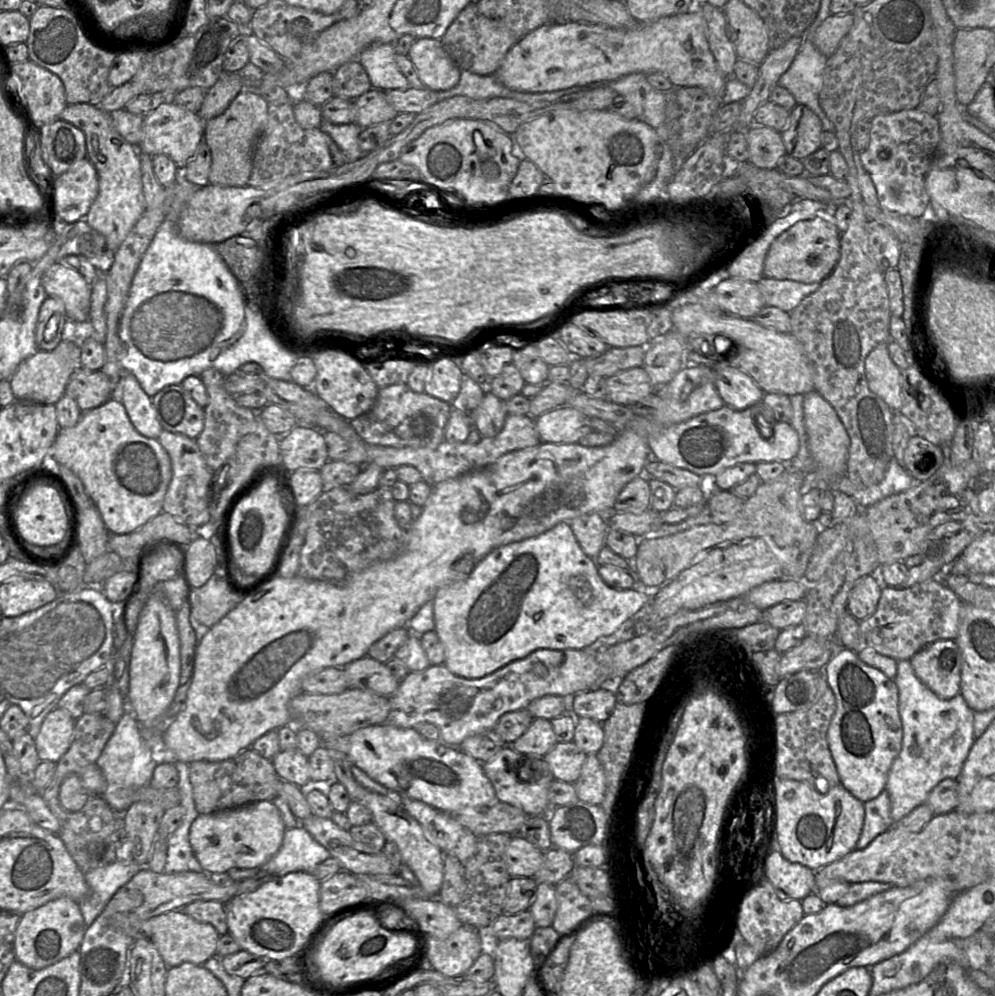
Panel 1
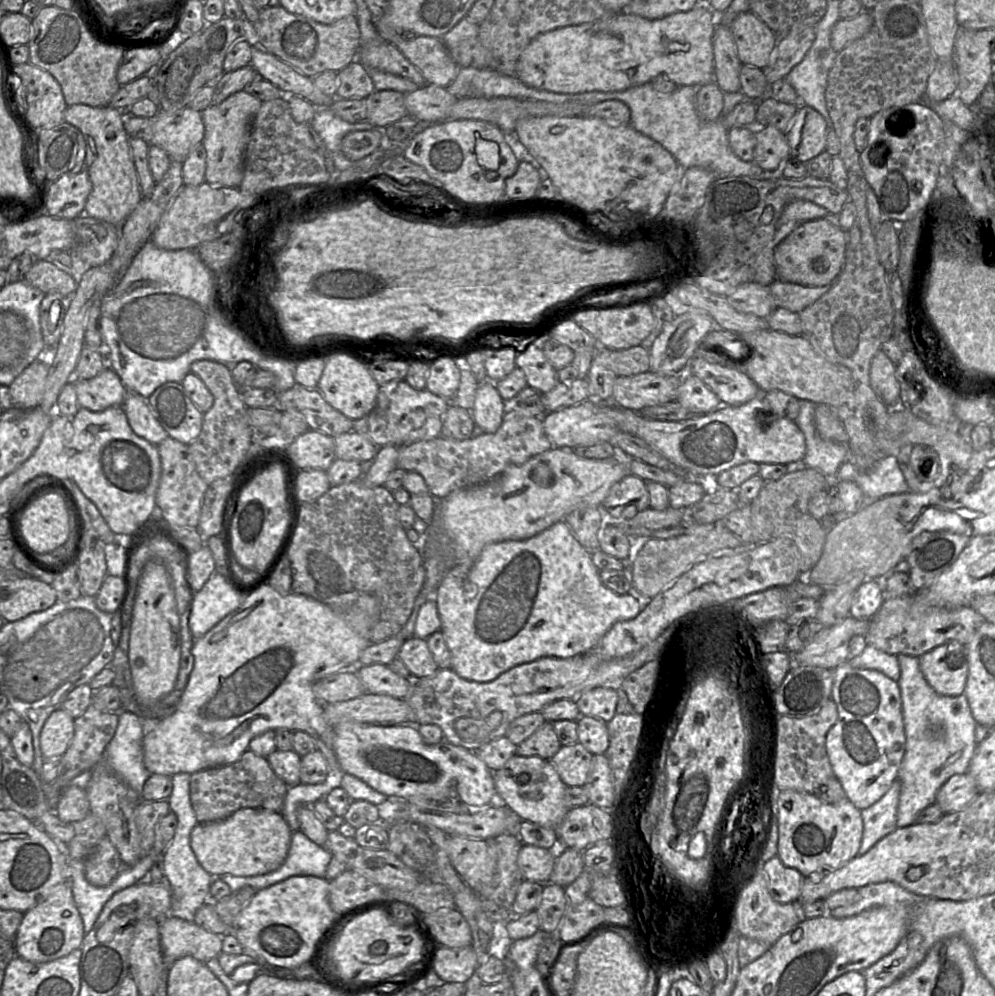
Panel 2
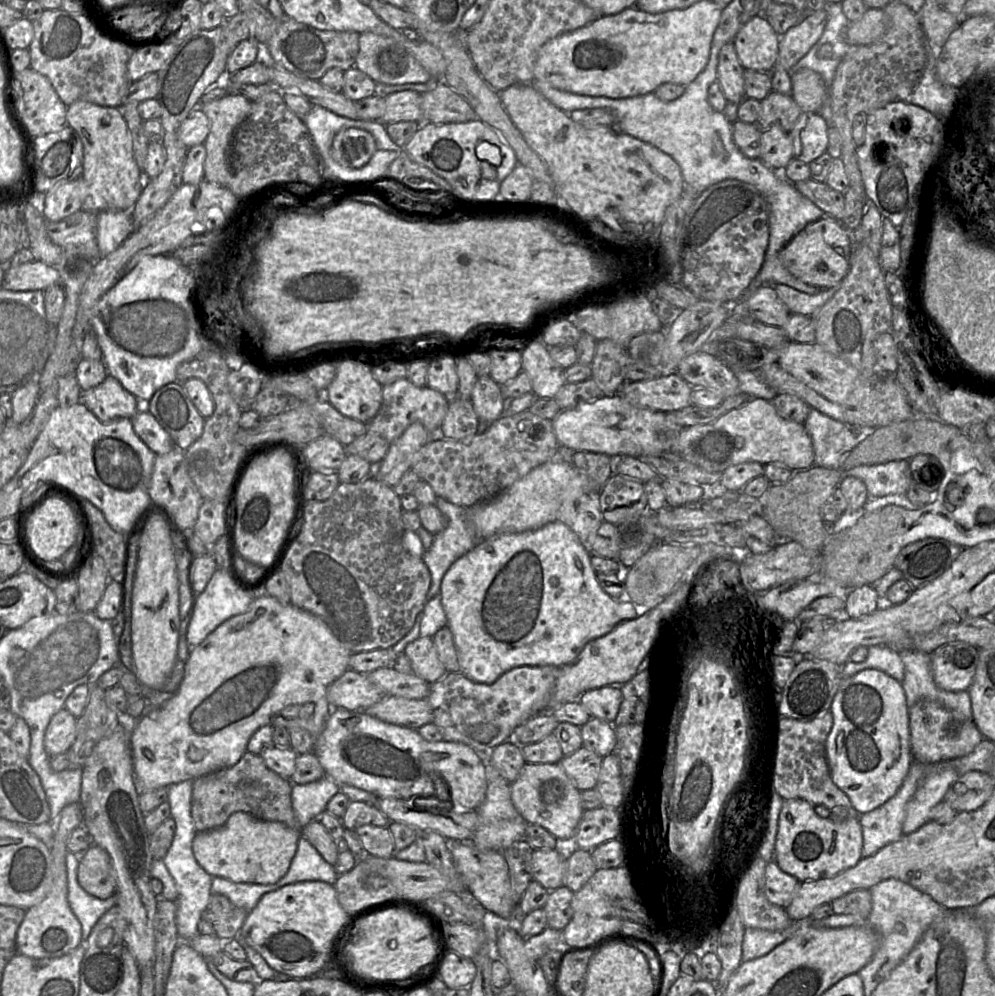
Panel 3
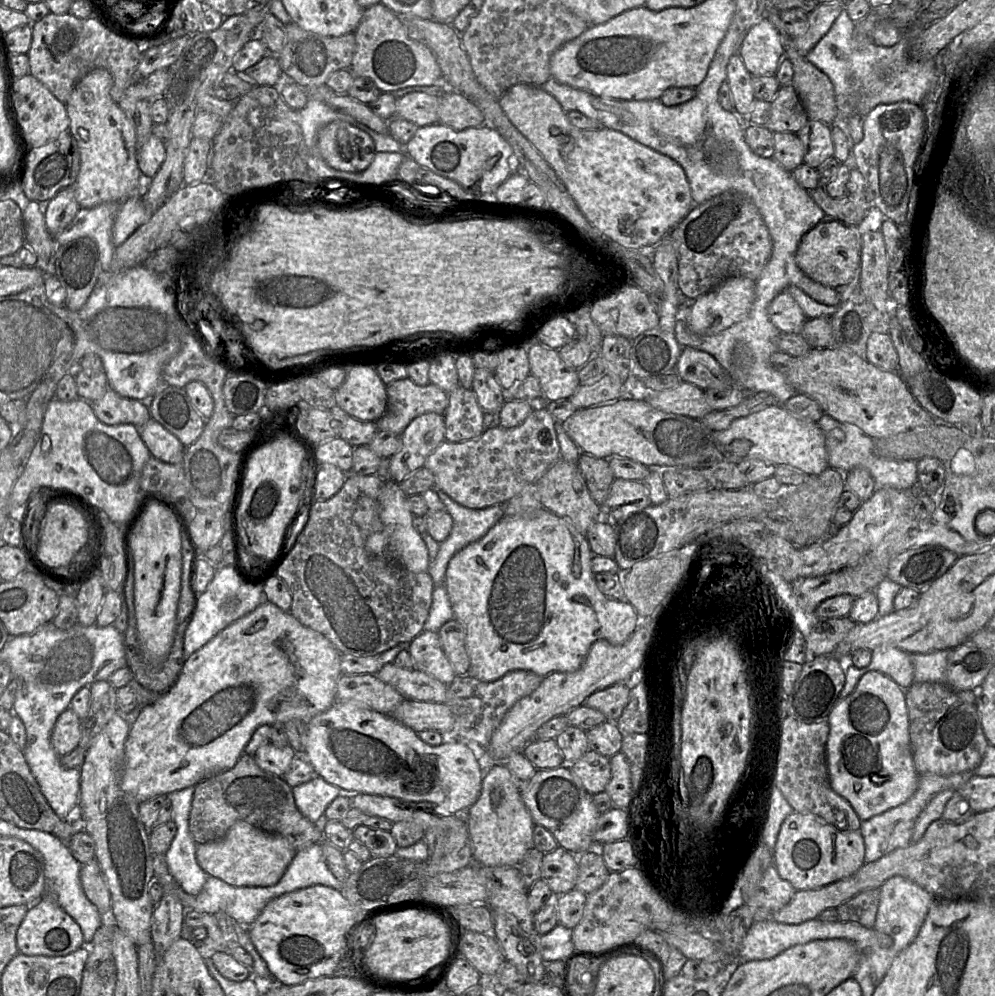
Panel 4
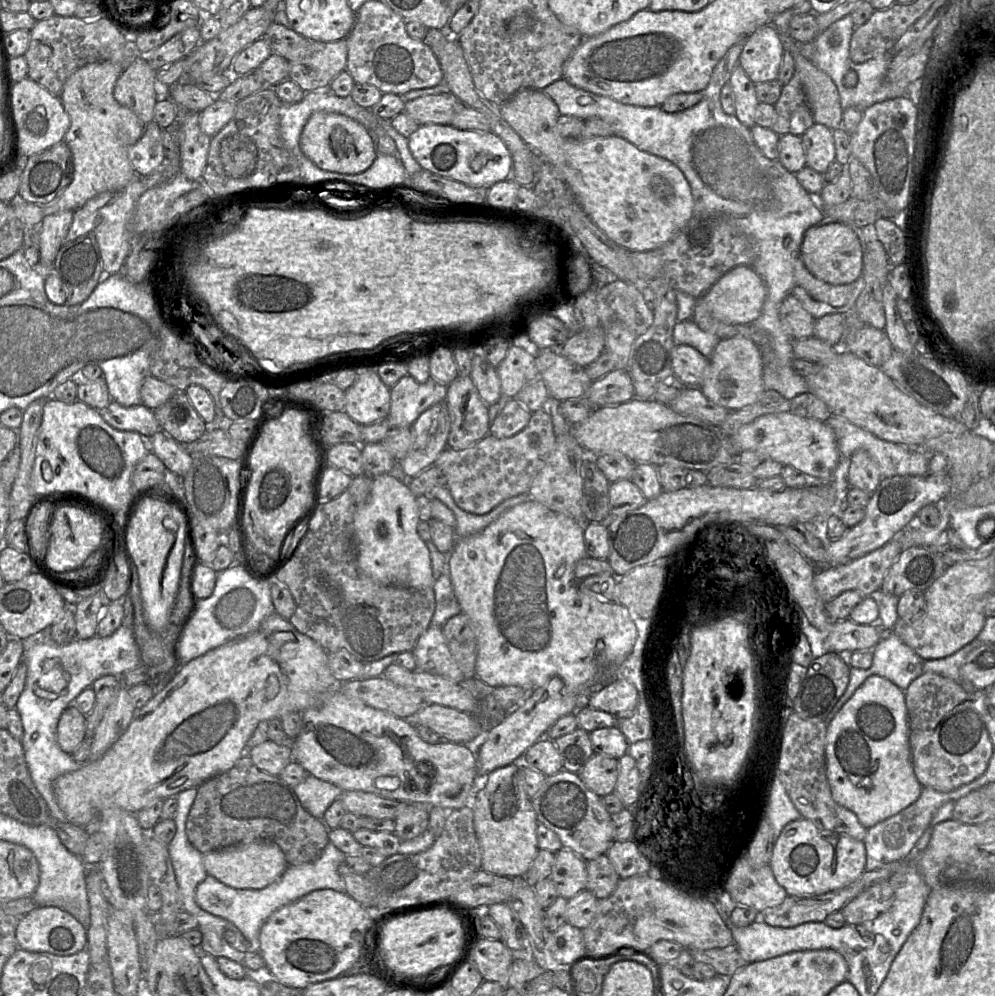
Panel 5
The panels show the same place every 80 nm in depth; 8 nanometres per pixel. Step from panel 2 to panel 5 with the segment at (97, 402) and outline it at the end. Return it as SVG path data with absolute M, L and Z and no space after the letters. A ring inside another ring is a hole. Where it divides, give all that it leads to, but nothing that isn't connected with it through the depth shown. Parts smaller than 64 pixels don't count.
M111 401L106 408L99 410L99 413L105 422L113 428L137 432L145 439L149 439L161 429L153 410L142 403L124 407Z

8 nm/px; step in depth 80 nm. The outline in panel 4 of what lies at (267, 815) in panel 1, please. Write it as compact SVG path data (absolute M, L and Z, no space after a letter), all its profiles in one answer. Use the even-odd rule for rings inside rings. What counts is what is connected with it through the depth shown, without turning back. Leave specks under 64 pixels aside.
M239 820L223 838L197 844L196 860L207 874L230 885L268 887L279 882L296 853L297 850L282 835L265 832Z

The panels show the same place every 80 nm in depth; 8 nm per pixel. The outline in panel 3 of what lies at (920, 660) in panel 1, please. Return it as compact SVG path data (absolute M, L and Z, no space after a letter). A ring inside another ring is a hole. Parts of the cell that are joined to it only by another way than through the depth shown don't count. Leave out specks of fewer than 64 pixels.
M956 641L942 645L930 653L931 670L938 688L968 691L979 660L979 649Z

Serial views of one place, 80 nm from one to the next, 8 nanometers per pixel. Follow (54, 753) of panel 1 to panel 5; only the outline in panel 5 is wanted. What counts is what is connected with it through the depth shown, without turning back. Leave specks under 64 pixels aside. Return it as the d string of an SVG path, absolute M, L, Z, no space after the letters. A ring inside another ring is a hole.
M74 705L61 714L57 725L57 742L67 754L72 754L86 735L86 716Z

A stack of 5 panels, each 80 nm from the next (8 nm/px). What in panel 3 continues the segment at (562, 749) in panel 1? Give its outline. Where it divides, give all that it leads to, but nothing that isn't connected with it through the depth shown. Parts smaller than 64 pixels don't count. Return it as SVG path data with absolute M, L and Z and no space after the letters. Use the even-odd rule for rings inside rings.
M582 746L573 754L564 756L559 764L578 790L590 790L596 787L602 758Z

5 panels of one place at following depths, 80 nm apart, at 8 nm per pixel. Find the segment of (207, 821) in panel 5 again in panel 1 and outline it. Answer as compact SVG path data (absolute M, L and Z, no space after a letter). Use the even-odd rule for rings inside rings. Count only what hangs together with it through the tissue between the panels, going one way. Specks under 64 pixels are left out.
M251 747L224 761L191 762L189 780L195 807L199 814L209 814L262 800L272 801L279 795L279 784L282 781L271 760L262 757Z

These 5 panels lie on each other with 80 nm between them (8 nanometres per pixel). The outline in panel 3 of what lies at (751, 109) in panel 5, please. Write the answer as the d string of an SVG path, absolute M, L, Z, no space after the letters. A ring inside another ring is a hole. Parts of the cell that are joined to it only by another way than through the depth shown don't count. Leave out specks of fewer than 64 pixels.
M734 43L723 45L718 56L717 82L727 101L740 104L746 98L743 73Z

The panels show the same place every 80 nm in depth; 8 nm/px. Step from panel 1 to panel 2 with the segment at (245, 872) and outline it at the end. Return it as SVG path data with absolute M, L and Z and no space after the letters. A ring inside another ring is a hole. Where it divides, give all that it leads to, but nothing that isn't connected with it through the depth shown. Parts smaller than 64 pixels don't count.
M302 831L292 832L288 855L283 864L267 874L256 876L220 876L231 889L236 891L244 886L251 886L256 891L276 884L295 875L310 875L325 878L326 868L332 854L311 841Z

